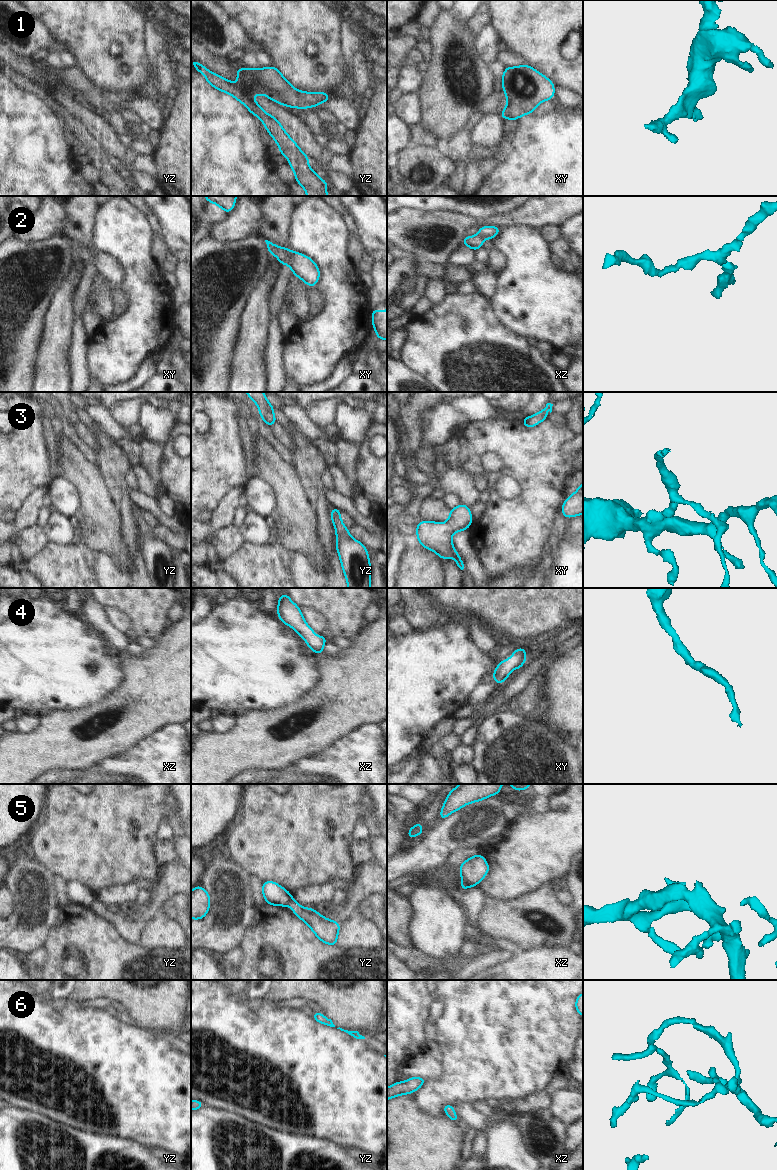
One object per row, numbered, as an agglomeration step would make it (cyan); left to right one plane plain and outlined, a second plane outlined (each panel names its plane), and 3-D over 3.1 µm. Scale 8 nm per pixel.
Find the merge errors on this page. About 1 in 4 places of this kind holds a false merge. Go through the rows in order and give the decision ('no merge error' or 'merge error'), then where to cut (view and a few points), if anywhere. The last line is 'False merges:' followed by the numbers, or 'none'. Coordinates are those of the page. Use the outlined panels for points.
1: no merge error; cut none
2: no merge error; cut none
3: no merge error; cut none
4: no merge error; cut none
5: merge error; cut yz (292, 898), (290, 905)
6: no merge error; cut none
False merges: 5

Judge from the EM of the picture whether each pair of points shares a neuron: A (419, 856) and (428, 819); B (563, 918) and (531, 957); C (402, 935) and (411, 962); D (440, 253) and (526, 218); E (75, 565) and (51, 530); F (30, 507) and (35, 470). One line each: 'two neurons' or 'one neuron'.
A: two neurons
B: two neurons
C: two neurons
D: one neuron
E: two neurons
F: two neurons

